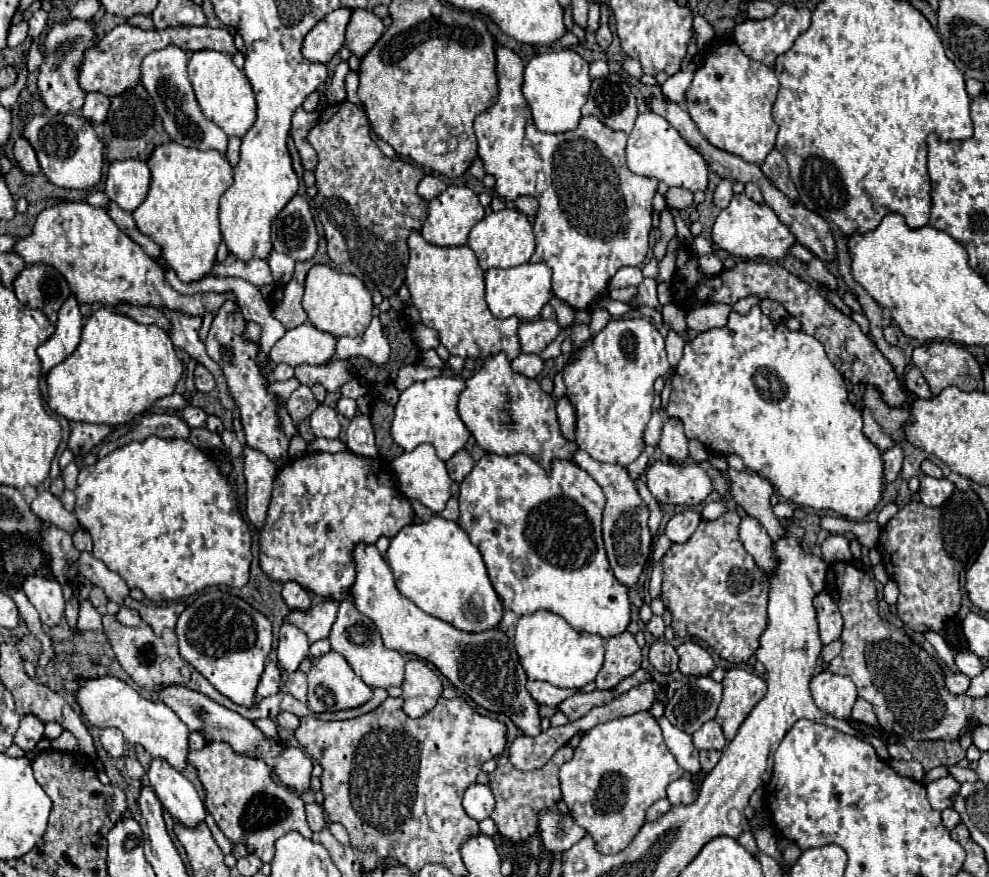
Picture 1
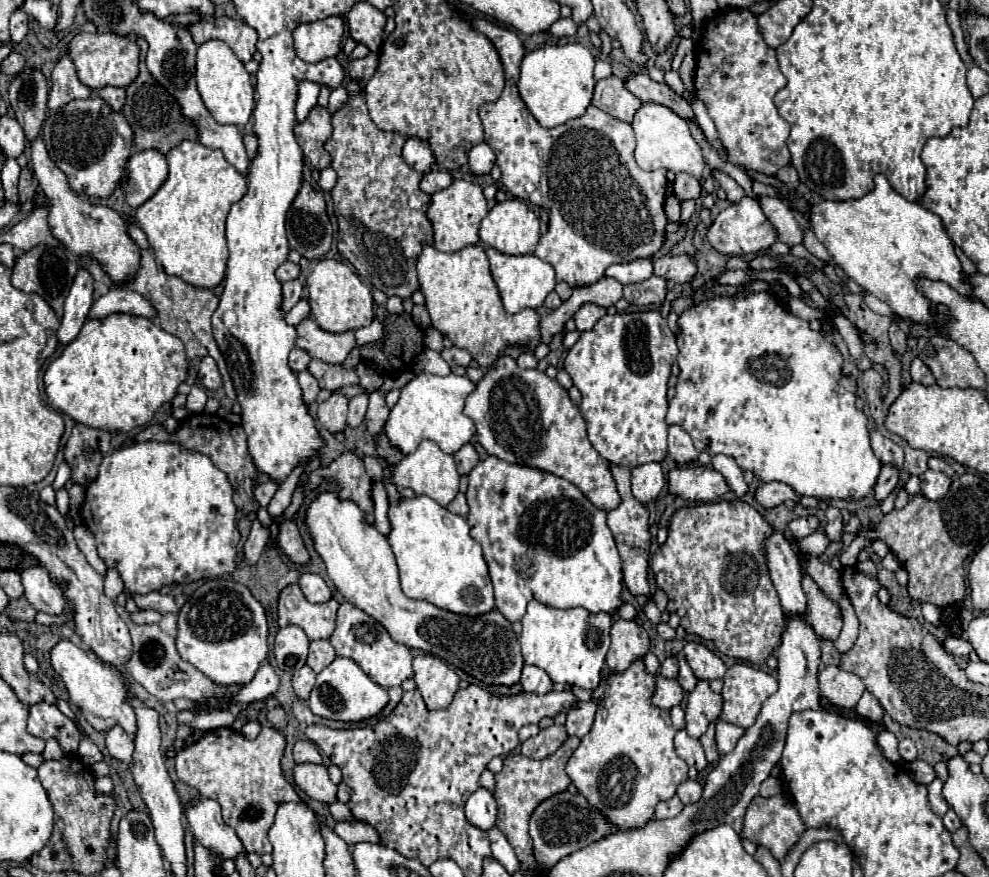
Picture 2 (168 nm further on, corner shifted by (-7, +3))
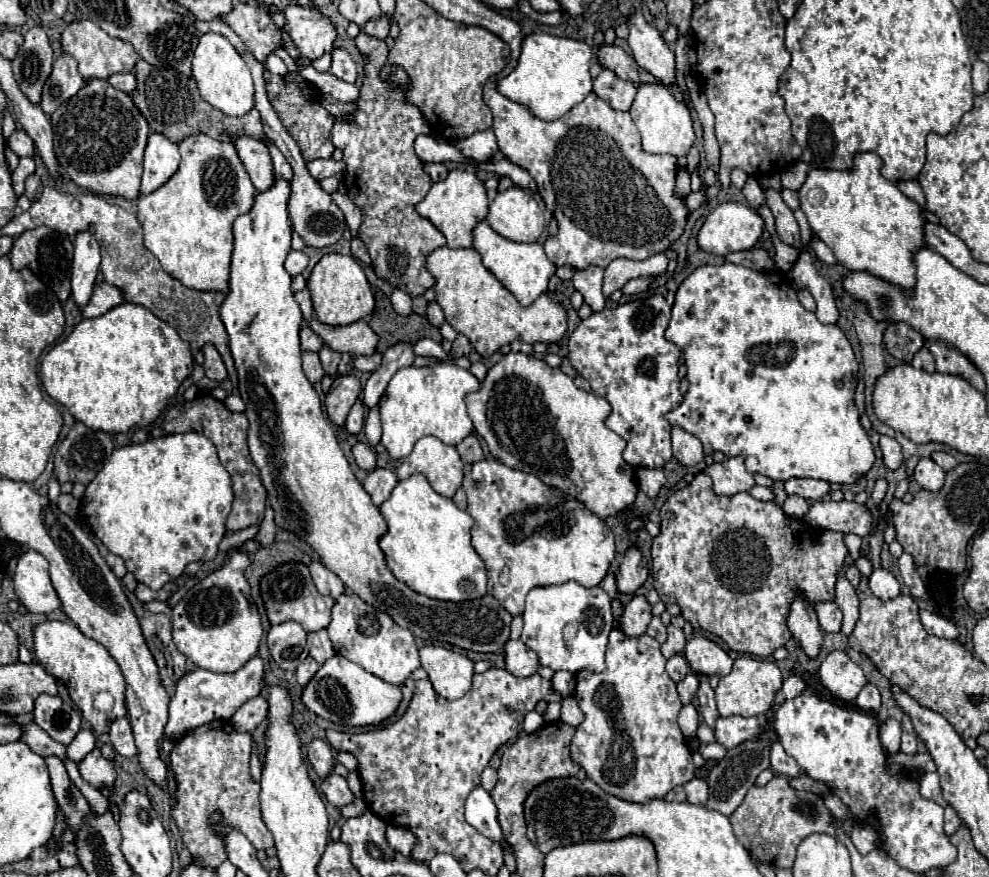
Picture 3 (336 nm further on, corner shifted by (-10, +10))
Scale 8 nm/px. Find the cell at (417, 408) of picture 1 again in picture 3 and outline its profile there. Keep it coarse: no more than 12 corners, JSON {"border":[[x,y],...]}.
{"border":[[453,361],[399,369],[379,401],[381,443],[407,457],[473,433],[479,381]]}

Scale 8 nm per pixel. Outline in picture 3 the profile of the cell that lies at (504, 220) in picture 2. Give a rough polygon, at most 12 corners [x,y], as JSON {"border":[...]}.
{"border":[[521,187],[499,191],[487,223],[519,243],[537,241],[543,211]]}

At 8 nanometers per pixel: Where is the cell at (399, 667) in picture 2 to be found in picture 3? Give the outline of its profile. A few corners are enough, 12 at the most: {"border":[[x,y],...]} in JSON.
{"border":[[353,593],[335,599],[335,653],[391,685],[419,667],[413,633]]}

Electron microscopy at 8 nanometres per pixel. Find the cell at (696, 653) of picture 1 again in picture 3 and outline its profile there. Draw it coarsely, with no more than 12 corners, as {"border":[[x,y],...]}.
{"border":[[707,637],[687,641],[683,655],[691,671],[729,675],[733,659]]}

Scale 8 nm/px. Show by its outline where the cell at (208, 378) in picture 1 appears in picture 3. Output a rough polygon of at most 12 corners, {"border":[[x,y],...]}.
{"border":[[207,343],[203,369],[213,381],[227,379],[221,355]]}

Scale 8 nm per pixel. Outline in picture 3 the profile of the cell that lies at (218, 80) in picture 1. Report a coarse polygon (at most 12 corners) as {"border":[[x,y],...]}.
{"border":[[205,33],[193,53],[201,97],[229,117],[253,107],[251,71]]}

